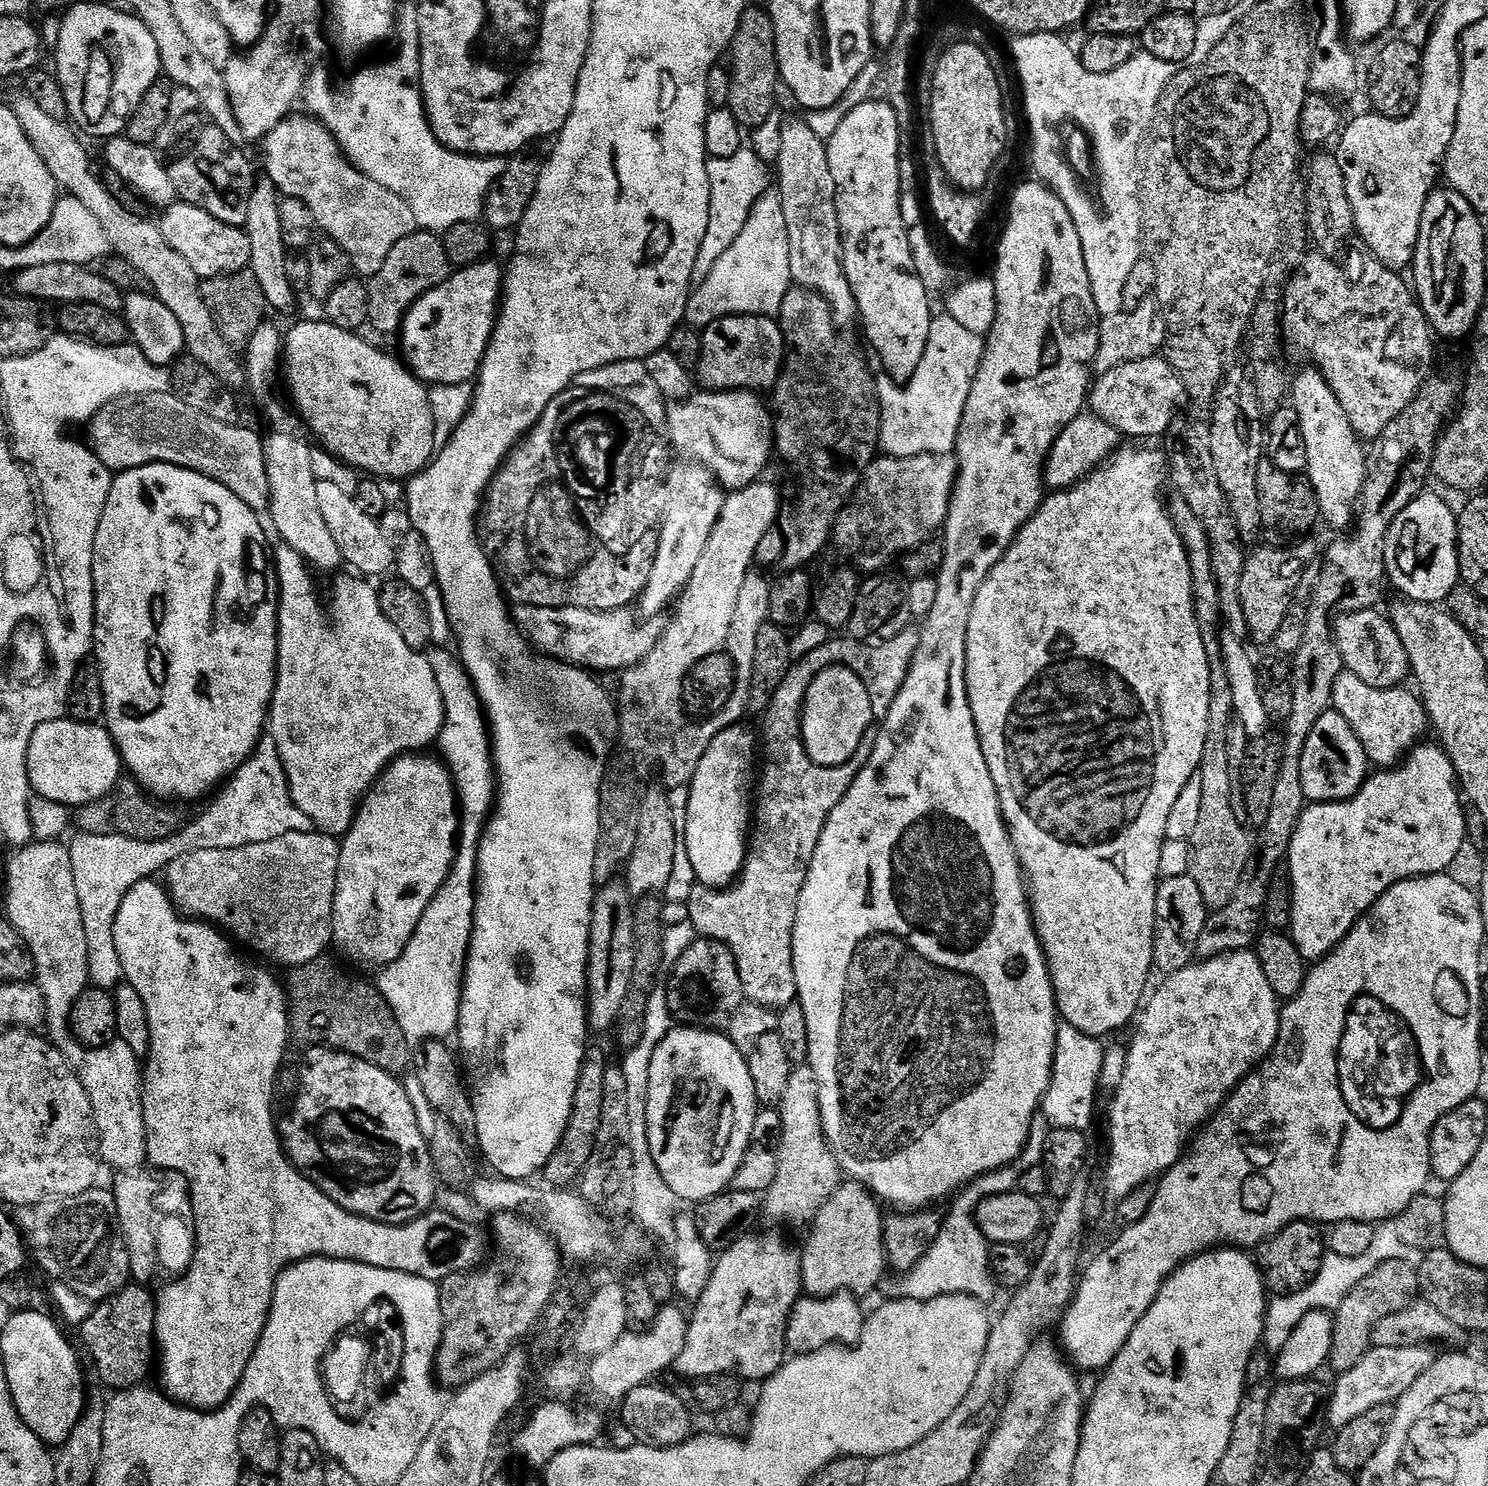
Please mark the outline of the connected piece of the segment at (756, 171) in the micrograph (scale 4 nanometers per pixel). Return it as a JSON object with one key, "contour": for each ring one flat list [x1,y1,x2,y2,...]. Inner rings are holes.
{"contour":[[748,146,728,158,709,159,710,220,706,222,702,246,698,246,698,258,694,258,693,285,706,282,706,274,714,270,714,262,718,262,718,258,722,258,722,254,734,244,742,226,746,226,746,218,750,218,750,210,754,210,754,202,769,192,768,176,770,180,770,166]]}

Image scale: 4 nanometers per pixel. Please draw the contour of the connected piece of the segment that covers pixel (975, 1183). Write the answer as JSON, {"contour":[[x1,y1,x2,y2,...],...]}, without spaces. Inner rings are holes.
{"contour":[[1001,1170,999,1172,987,1172,985,1176,980,1176,967,1185,951,1201,952,1213,949,1211,944,1218,944,1225,938,1234,938,1238,933,1240,928,1248,927,1254,922,1258,922,1262,918,1262,918,1266,914,1266,909,1272,899,1273,896,1279,895,1295,902,1300,933,1300,939,1296,953,1296,954,1294,962,1294,963,1296,975,1296,977,1300,987,1301,987,1296,994,1289,994,1281,992,1278,992,1267,990,1266,990,1245,988,1240,982,1234,982,1230,976,1224,976,1208,982,1200,986,1198,994,1198,998,1194,1006,1194,1007,1192,1017,1191,1018,1184,1015,1179,1008,1180,1009,1173]]}

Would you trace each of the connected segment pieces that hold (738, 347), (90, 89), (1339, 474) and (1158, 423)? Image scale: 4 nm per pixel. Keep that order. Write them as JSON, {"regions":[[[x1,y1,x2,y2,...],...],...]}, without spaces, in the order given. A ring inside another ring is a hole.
{"regions":[[[727,316,721,320,715,320,710,327,703,329,700,345,702,354,698,376,704,379,705,389,717,392,771,389,780,379,781,371,786,363,784,335,779,323,770,316]],[[76,4,70,8,63,13,64,21,56,36,54,74,60,80,62,94,66,94,71,123,85,137,115,138,127,129,128,120,134,114,138,102,142,102,142,94,150,90,155,80,161,79,158,46,154,43,150,30,146,30,139,18,127,10,111,8,108,4]],[[1307,367,1297,376,1295,373,1290,380,1290,404,1296,409,1302,426,1302,438,1306,441,1306,479,1312,484,1318,498,1323,523,1348,530,1353,527,1354,509,1366,482,1366,448,1363,448,1365,445,1357,436,1354,426,1350,426,1350,418,1346,418,1346,410,1342,410,1338,394,1330,390,1330,382,1326,382,1316,367]],[[1163,355,1142,358,1114,366,1114,370,1099,373,1095,377,1087,407,1091,415,1110,422,1121,437,1160,436,1171,429,1177,419,1176,411,1186,400,1184,383,1176,371,1168,365]]]}

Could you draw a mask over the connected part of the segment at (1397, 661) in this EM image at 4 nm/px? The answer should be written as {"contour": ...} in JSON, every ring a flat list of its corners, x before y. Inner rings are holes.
{"contour":[[1376,608,1358,610,1339,617,1335,625,1336,645,1344,658,1345,669,1358,674,1358,678,1362,678,1366,686,1398,688,1405,683,1404,679,1409,679,1406,646,1402,646,1398,630,1385,613,1383,616]]}

